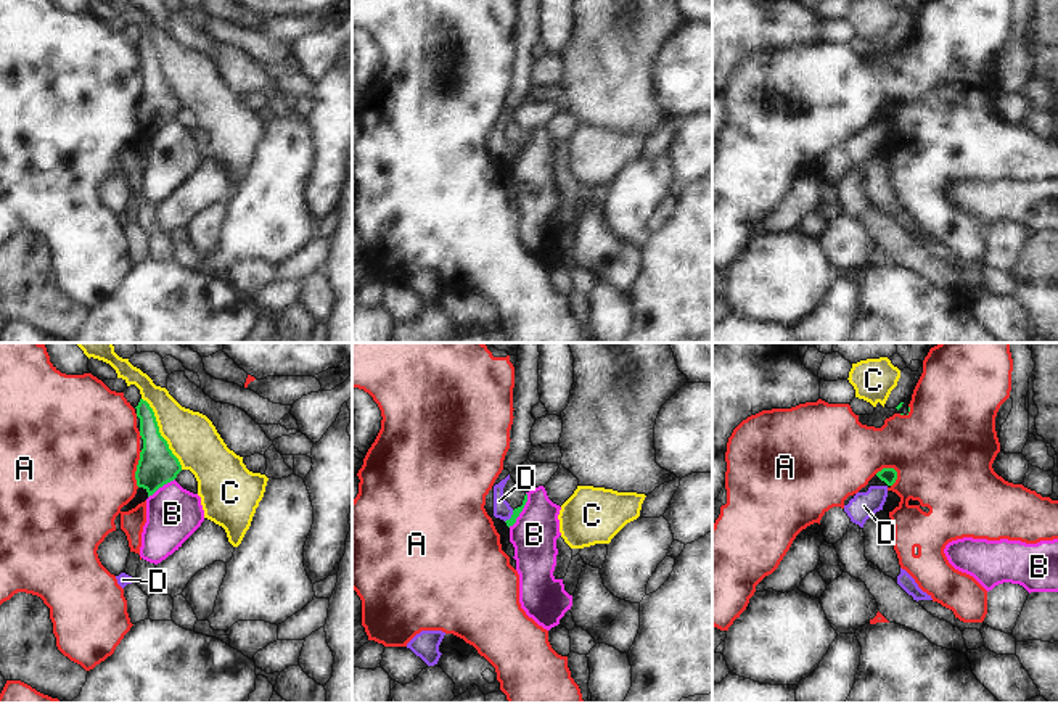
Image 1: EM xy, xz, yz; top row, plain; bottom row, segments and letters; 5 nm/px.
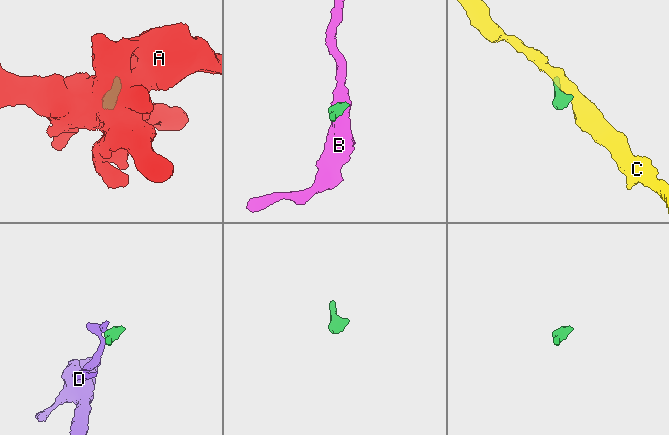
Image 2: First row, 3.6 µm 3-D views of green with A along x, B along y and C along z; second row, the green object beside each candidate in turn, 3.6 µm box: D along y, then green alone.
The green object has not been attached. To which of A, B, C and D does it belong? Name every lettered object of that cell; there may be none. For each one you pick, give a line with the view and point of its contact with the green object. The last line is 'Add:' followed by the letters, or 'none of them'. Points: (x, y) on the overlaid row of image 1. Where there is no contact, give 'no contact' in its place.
D: contact xz (512, 517)
Add: D

